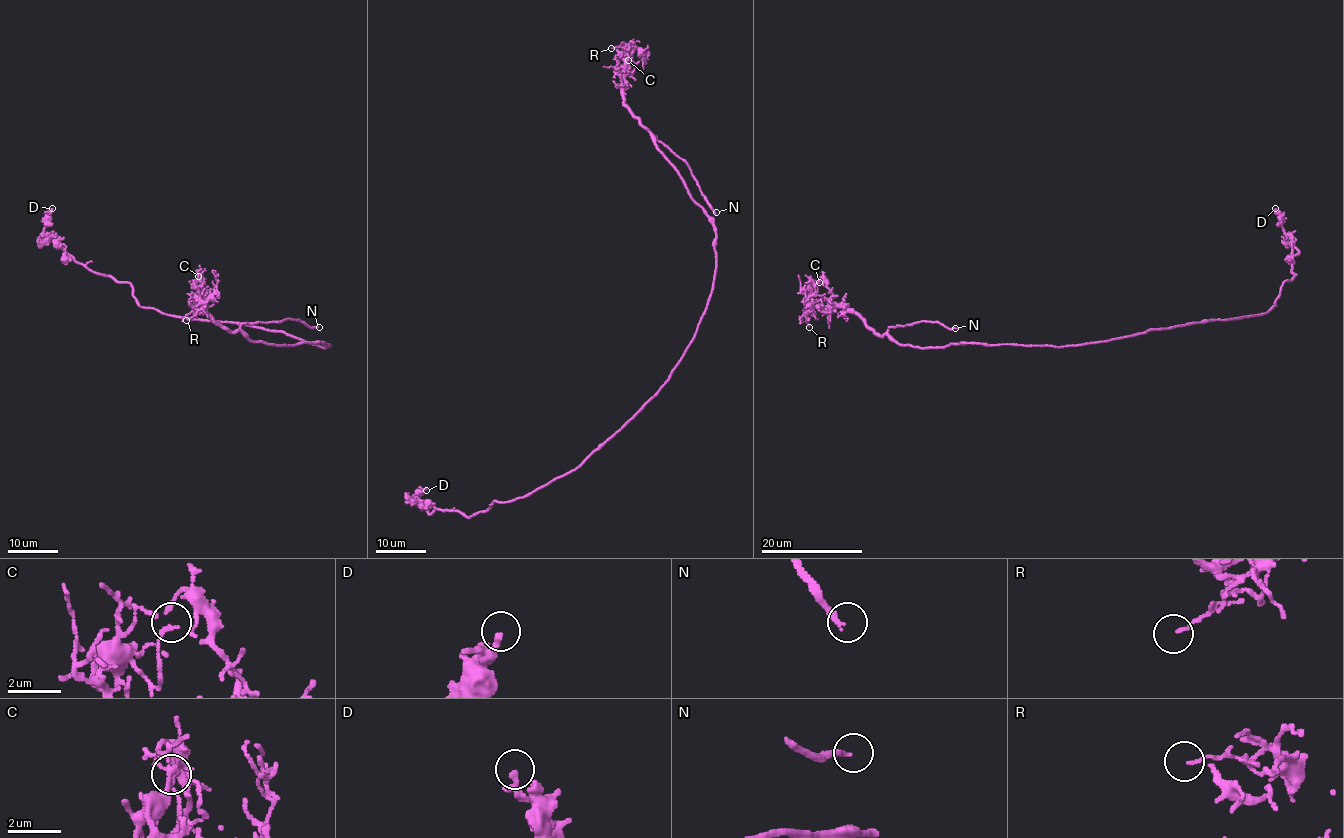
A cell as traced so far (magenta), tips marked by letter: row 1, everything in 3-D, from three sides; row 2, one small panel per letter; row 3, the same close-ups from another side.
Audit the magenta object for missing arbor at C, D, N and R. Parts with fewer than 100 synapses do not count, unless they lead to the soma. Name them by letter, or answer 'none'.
N

